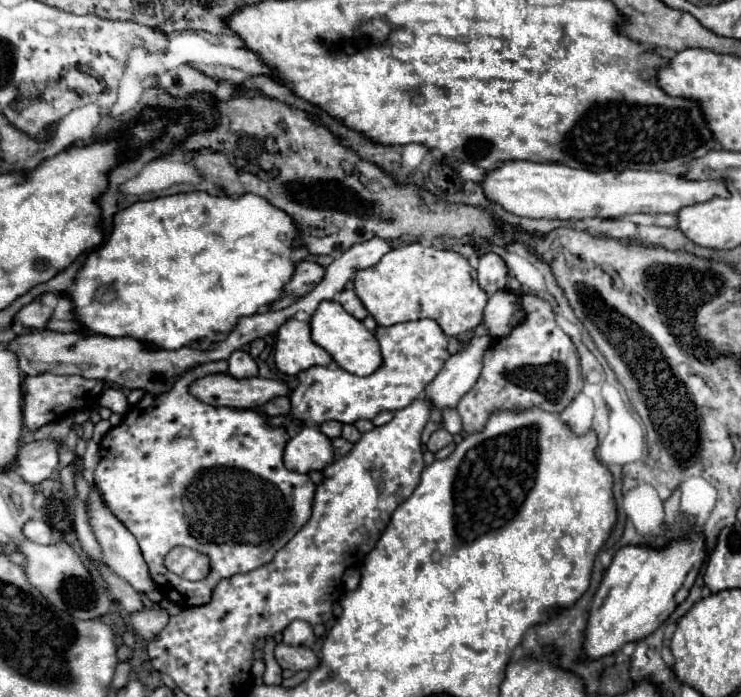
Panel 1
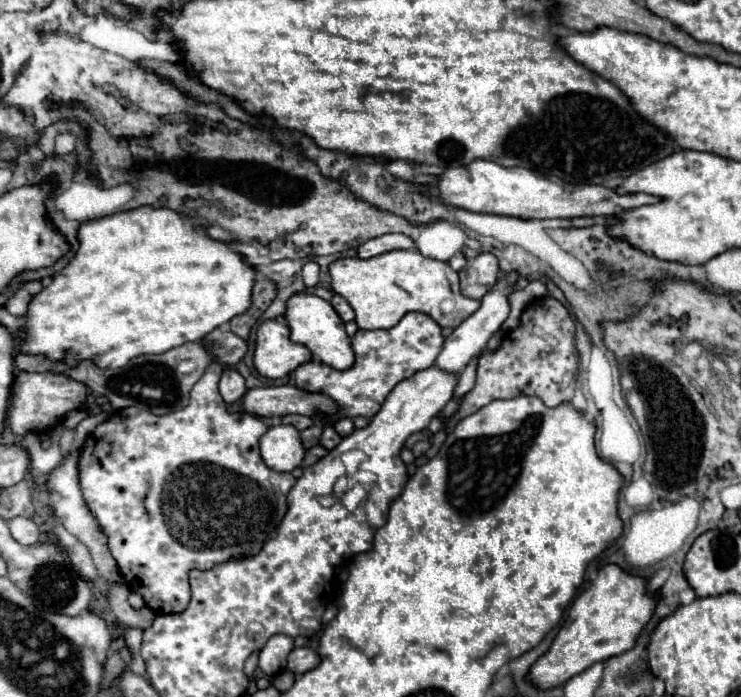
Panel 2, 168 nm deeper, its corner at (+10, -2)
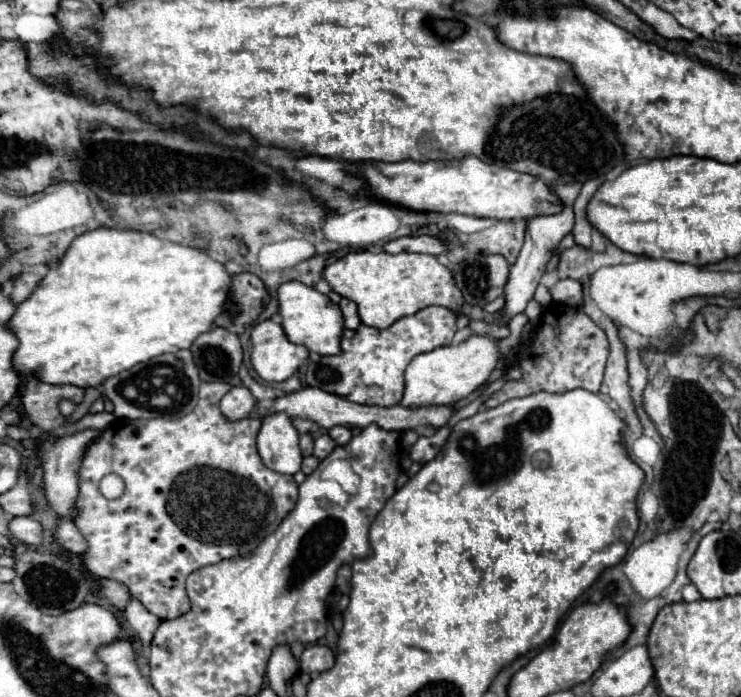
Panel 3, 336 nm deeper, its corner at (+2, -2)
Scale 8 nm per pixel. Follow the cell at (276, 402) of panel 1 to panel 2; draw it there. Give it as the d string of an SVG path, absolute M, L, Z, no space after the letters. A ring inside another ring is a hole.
M288 414L288 416L284 416L284 418L282 418L282 422L284 422L284 424L292 424L292 426L294 426L294 428L298 428L298 430L310 428L310 426L314 424L314 420L312 420L312 418L308 418L308 422L306 422L306 418L304 418L304 416L300 416L300 414Z

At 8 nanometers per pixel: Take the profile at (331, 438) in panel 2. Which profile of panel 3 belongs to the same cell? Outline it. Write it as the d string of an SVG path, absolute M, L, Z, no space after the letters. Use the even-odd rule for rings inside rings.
M320 434L320 436L316 436L314 456L318 456L320 460L324 460L334 448L336 448L336 442L330 438L330 434Z

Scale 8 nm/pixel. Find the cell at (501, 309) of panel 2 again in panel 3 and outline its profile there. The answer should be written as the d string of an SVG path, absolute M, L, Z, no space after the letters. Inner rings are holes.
M550 184L552 190L558 194L558 198L562 200L564 204L564 210L560 214L554 214L554 216L538 216L538 218L532 218L528 220L528 228L526 228L526 242L520 250L520 256L516 260L514 266L510 266L510 276L508 276L508 282L504 286L504 308L500 310L502 314L502 320L504 322L510 322L516 314L522 314L526 304L532 300L534 296L534 290L536 286L540 284L540 278L546 270L546 264L550 260L550 256L554 254L554 248L558 246L558 242L572 230L574 226L574 214L572 214L572 204L580 192L580 186L582 184Z

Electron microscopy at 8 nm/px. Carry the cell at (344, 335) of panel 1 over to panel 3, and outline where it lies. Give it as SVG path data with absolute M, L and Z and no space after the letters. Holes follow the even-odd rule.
M286 282L278 288L280 298L280 316L282 328L290 342L306 346L310 352L320 356L332 356L340 352L340 340L344 332L344 316L340 316L340 306L334 304L328 296L320 294L316 288L310 288L302 282Z

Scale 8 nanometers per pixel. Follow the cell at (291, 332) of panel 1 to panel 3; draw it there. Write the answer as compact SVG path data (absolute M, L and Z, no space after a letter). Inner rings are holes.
M274 320L258 322L252 330L252 366L266 382L290 378L308 360L308 350L286 338Z

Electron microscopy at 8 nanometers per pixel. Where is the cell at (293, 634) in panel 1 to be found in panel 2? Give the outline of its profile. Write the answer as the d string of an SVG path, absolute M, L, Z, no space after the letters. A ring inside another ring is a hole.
M284 634L272 636L266 642L266 646L260 650L258 668L266 676L276 676L286 668L286 658L292 652L292 648L294 648L294 640L290 636L284 636Z

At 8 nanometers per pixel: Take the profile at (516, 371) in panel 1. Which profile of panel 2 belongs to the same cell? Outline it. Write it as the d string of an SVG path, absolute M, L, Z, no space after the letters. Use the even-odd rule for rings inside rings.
M538 298L524 314L522 324L508 332L500 348L484 354L478 360L476 386L462 398L458 414L448 420L446 432L452 432L454 424L464 416L478 412L482 406L498 398L516 398L526 388L526 396L538 396L548 406L558 406L574 398L578 384L580 360L576 354L576 324L568 308L554 298Z

